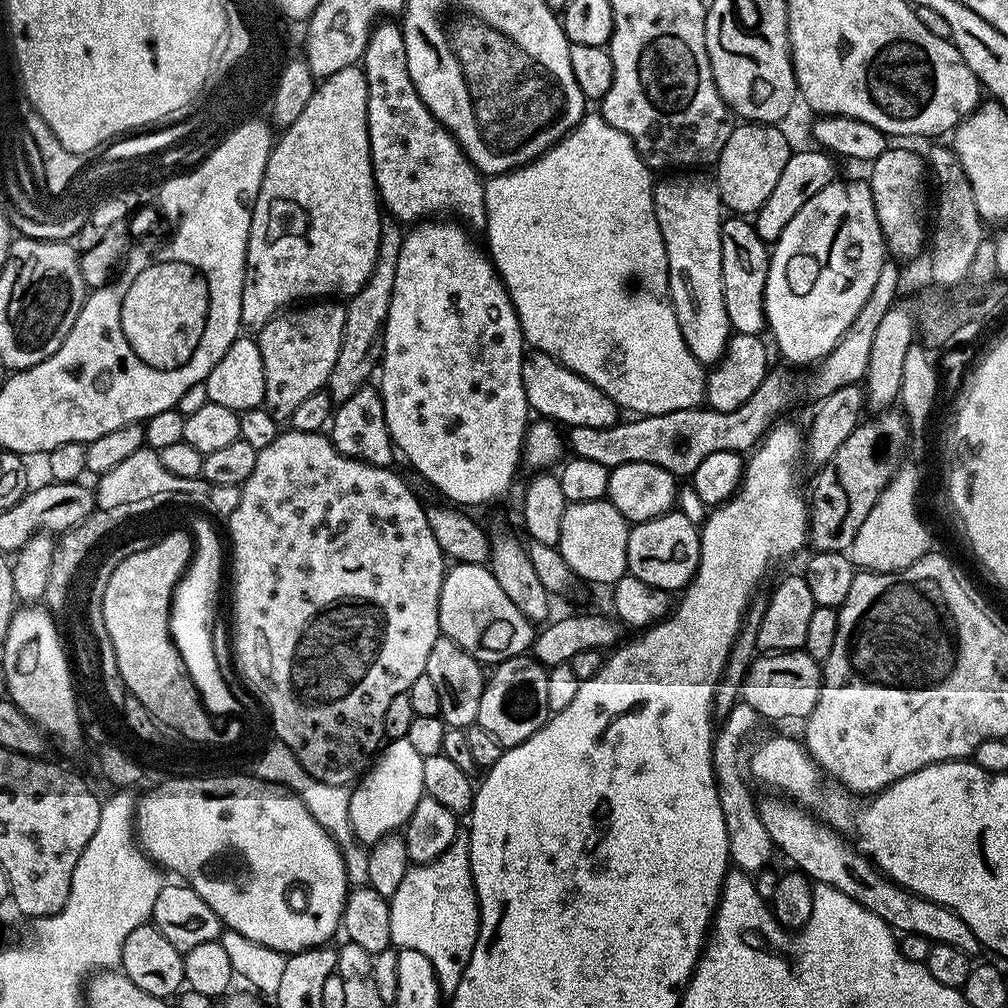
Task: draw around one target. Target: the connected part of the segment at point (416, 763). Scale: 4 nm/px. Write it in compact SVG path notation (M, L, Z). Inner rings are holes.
M407 738L388 740L367 771L355 781L350 792L350 826L361 844L379 844L382 838L399 833L408 823L410 814L414 814L414 806L418 806L425 796L422 782L424 757L410 746Z

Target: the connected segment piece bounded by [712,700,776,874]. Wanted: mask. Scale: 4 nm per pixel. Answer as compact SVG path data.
M743 700L739 701L723 719L724 726L722 731L719 729L715 733L712 747L712 768L715 770L719 806L726 825L729 859L739 871L749 874L756 874L767 867L772 862L772 854L774 856L776 852L766 826L762 825L756 798L753 798L751 790L746 786L743 774L738 772L742 744L758 723L760 717L754 708Z

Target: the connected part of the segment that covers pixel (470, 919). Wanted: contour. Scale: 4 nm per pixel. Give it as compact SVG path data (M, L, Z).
M457 831L454 843L434 862L409 867L388 905L393 945L426 954L430 966L434 966L441 993L458 990L480 929L480 902L476 898L476 885L472 883L467 831Z

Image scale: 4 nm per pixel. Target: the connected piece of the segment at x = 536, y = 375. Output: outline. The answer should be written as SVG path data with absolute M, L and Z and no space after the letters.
M529 351L522 362L522 386L526 390L528 407L537 417L550 420L560 426L590 426L609 428L621 419L621 409L598 386L582 379L574 370L562 366L550 354Z

